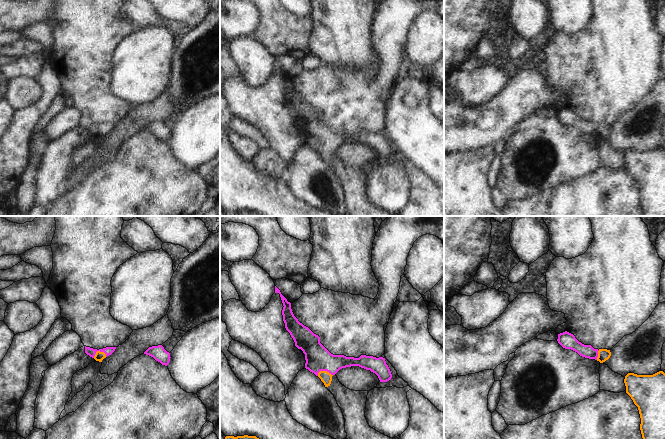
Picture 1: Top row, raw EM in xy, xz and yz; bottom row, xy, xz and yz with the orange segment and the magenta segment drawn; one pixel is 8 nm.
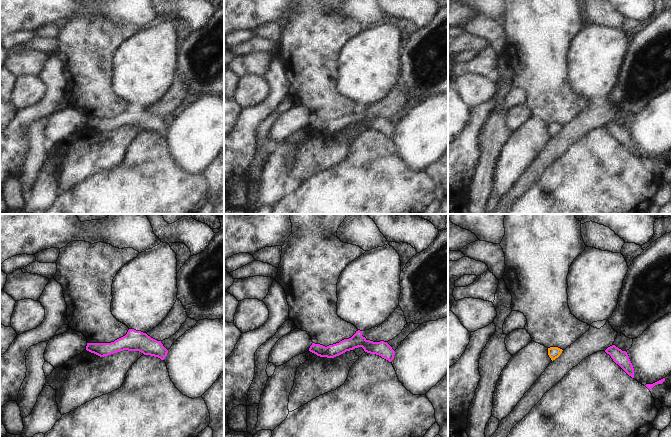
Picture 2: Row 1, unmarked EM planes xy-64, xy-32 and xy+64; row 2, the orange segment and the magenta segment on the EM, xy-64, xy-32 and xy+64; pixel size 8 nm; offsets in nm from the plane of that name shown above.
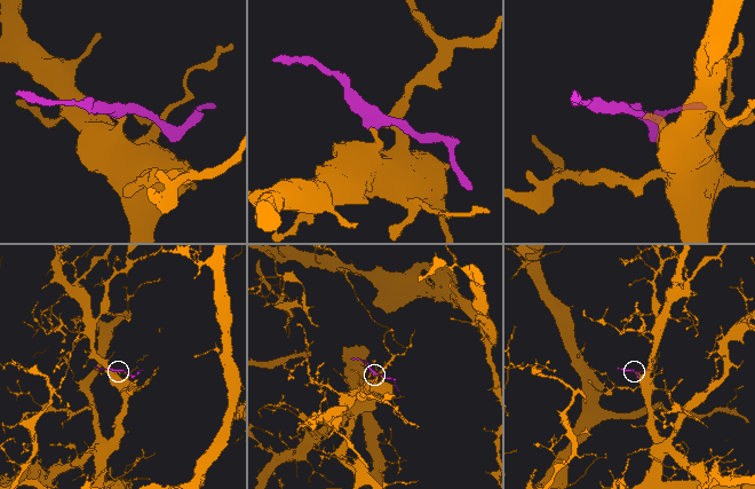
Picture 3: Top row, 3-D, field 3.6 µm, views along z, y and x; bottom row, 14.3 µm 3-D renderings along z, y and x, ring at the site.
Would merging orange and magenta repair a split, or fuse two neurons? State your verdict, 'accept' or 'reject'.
accept

